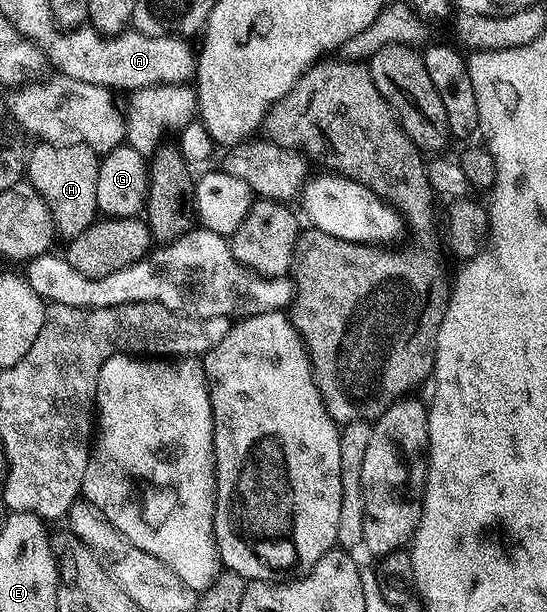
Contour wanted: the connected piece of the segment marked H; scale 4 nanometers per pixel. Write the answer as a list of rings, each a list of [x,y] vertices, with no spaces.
[[[80,141],[62,147],[43,142],[38,142],[36,146],[27,155],[27,181],[43,197],[53,219],[54,232],[58,236],[75,236],[90,227],[99,215],[95,201],[98,152]]]

